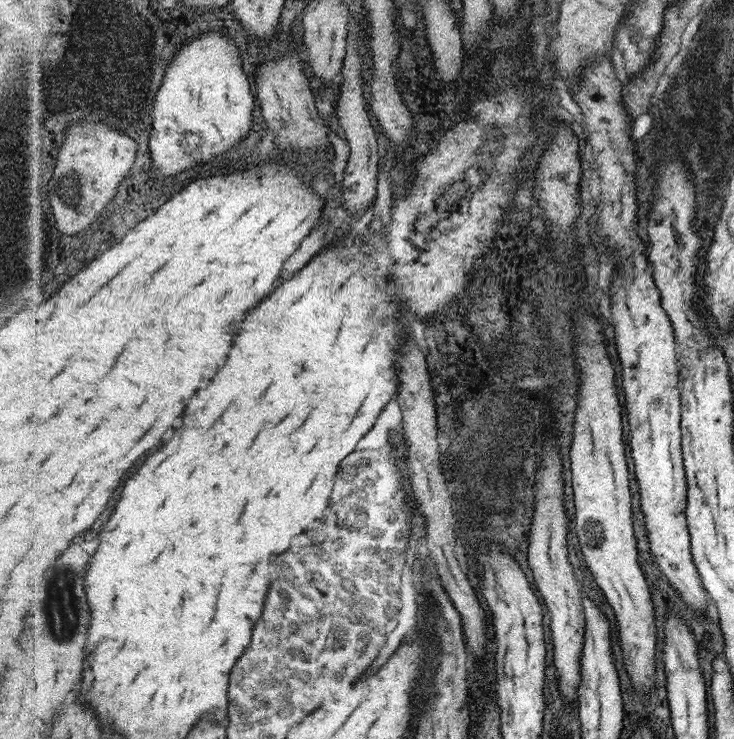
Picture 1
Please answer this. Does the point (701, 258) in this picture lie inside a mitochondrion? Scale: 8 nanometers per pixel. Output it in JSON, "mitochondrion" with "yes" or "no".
{"mitochondrion":"no"}

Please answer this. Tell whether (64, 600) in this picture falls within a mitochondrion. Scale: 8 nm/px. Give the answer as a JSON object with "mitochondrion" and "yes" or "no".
{"mitochondrion":"yes"}

